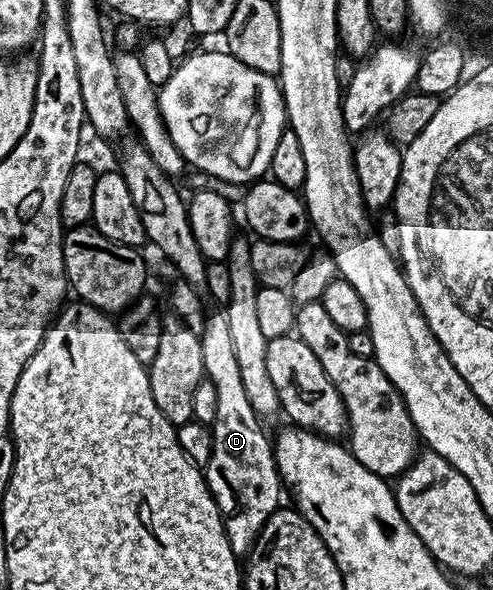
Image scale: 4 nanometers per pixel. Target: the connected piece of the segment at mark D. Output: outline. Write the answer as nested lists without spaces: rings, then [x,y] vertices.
[[[216,309],[220,311],[209,310],[204,317],[204,327],[198,332],[200,336],[200,344],[202,345],[202,365],[204,366],[204,373],[207,382],[214,385],[214,393],[216,394],[216,412],[214,413],[214,421],[210,425],[212,432],[212,452],[210,453],[209,461],[207,466],[203,468],[204,479],[208,483],[210,493],[214,497],[214,501],[218,505],[218,513],[222,517],[222,525],[226,529],[226,537],[230,541],[230,549],[234,549],[234,553],[237,557],[247,556],[248,552],[251,551],[253,545],[256,543],[258,533],[262,529],[262,525],[266,525],[266,521],[274,512],[281,506],[280,503],[280,491],[282,492],[282,484],[280,482],[280,470],[276,468],[276,452],[274,450],[273,440],[270,435],[264,432],[261,416],[256,414],[254,405],[250,405],[250,397],[246,397],[246,389],[242,385],[242,377],[238,374],[238,360],[234,354],[234,340],[230,333],[230,321],[228,320],[228,312],[224,309]]]

